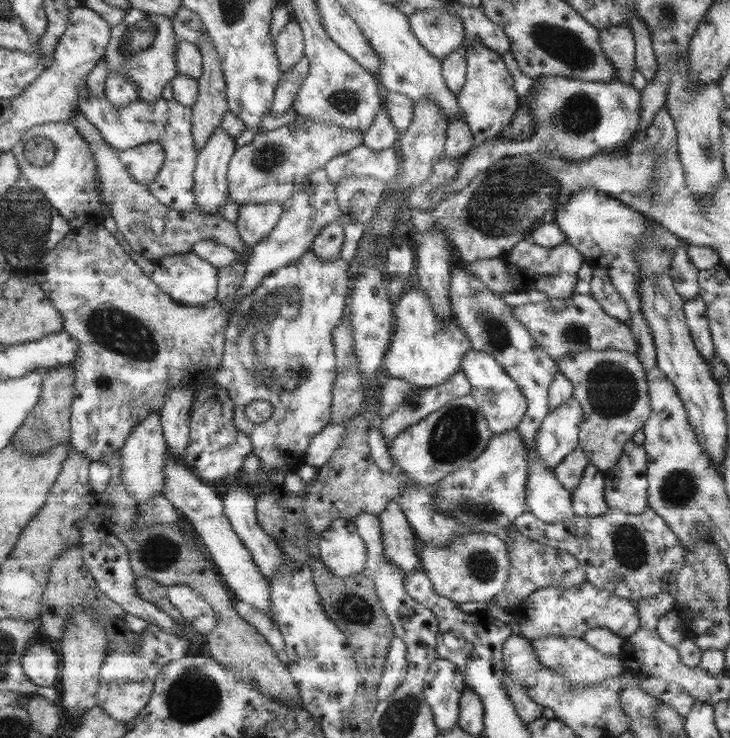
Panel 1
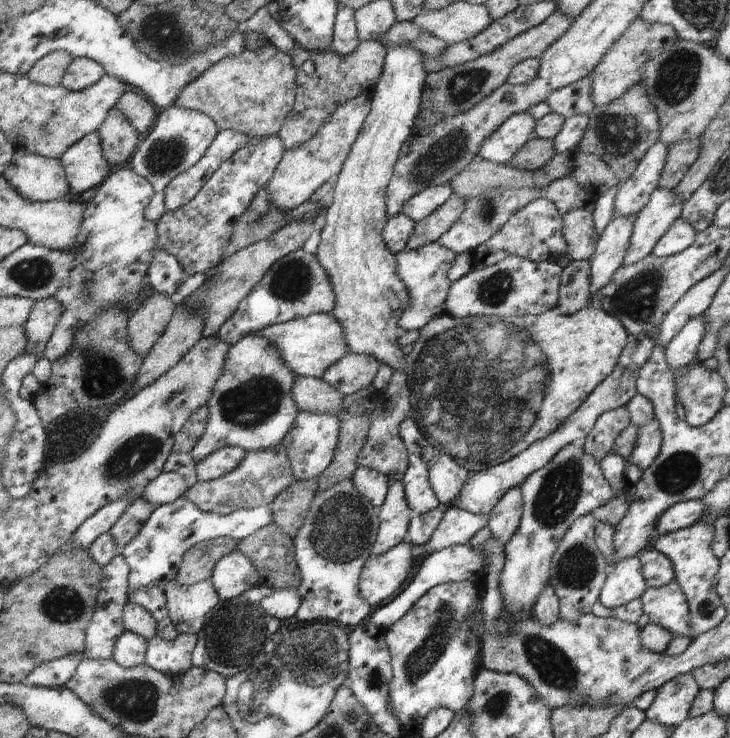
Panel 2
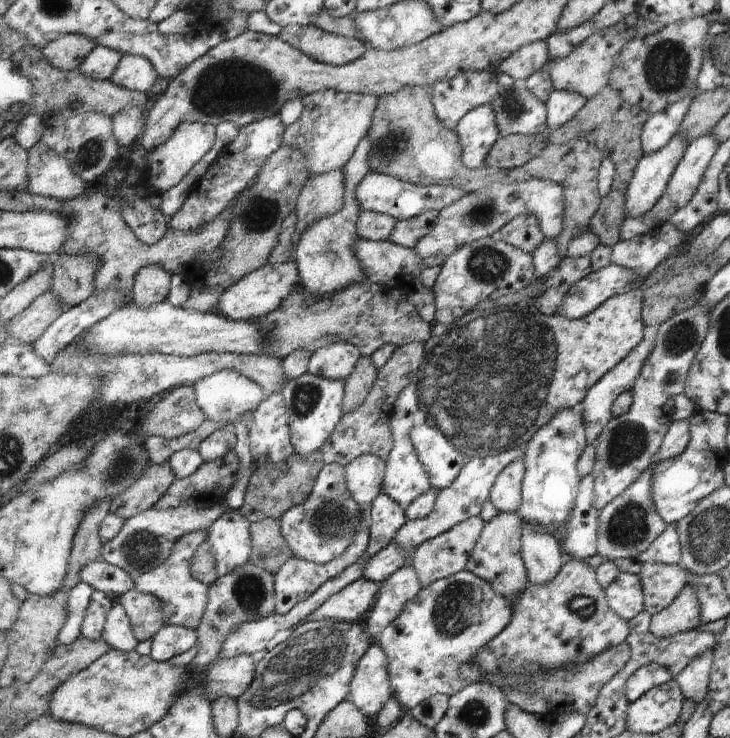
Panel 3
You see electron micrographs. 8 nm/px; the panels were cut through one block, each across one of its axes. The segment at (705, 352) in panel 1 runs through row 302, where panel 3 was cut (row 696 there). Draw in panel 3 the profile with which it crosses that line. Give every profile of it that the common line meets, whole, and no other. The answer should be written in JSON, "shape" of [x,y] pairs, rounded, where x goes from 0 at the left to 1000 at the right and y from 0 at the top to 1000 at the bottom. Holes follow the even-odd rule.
{"shape":[[[977,879],[963,881],[923,917],[937,949],[952,951],[963,949],[970,932],[970,916],[977,897]]]}

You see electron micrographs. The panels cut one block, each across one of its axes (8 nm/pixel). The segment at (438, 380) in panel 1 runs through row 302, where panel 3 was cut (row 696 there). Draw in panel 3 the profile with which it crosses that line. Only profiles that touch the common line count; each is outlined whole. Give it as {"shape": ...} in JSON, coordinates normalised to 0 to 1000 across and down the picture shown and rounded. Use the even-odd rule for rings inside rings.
{"shape":[[[640,772],[596,786],[577,797],[570,808],[552,818],[547,835],[533,843],[510,869],[527,886],[532,924],[547,954],[560,962],[593,940],[605,939],[615,946],[642,927],[663,924],[664,917],[659,916],[656,905],[648,897],[648,886],[697,846],[703,827],[703,814],[684,808],[670,794],[670,789]]]}

